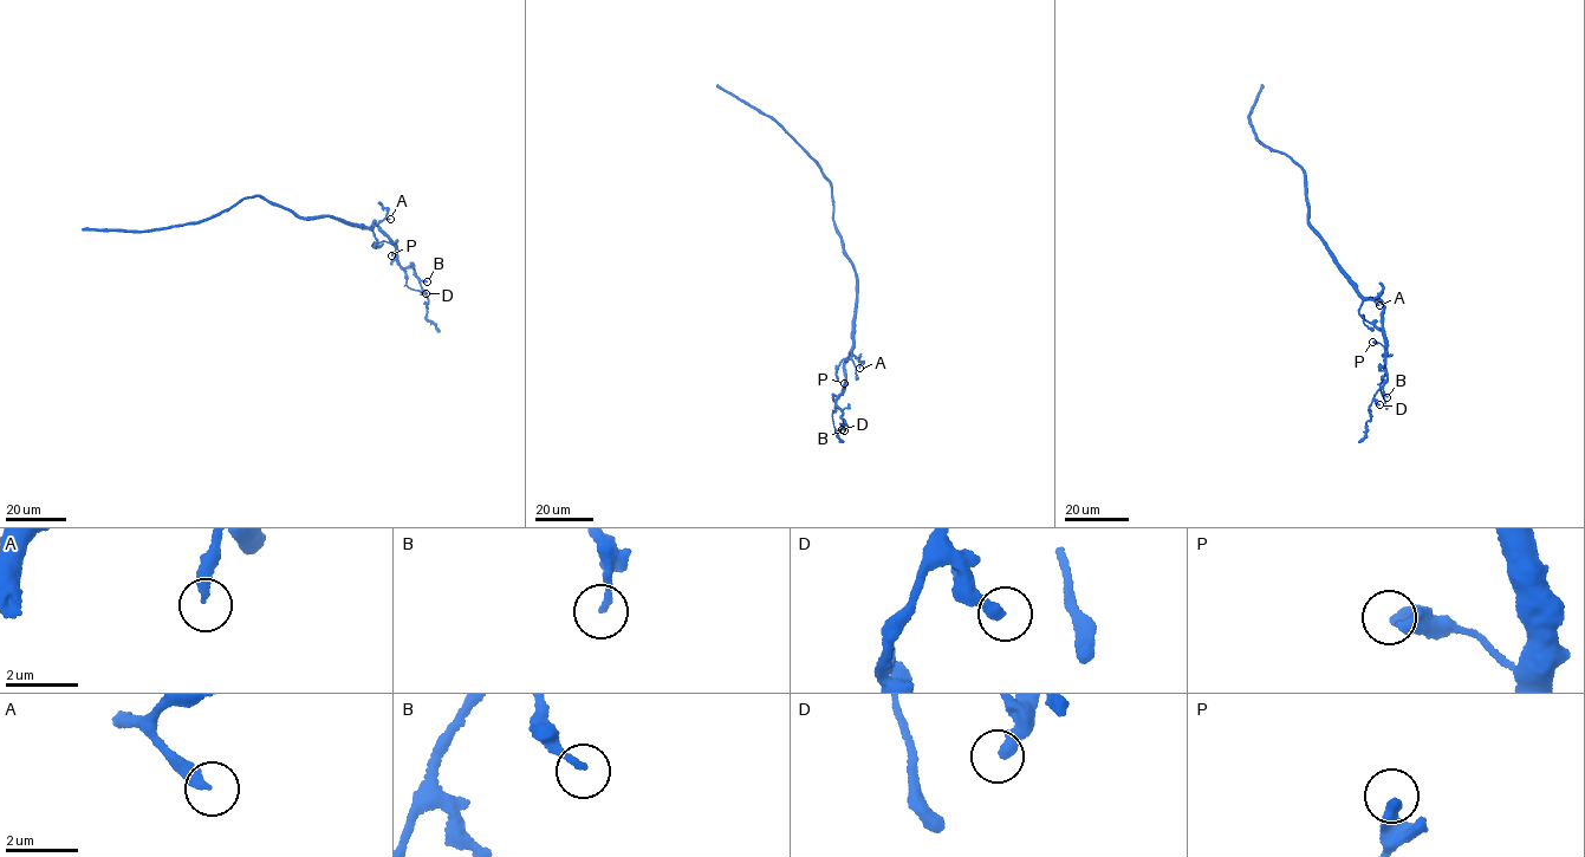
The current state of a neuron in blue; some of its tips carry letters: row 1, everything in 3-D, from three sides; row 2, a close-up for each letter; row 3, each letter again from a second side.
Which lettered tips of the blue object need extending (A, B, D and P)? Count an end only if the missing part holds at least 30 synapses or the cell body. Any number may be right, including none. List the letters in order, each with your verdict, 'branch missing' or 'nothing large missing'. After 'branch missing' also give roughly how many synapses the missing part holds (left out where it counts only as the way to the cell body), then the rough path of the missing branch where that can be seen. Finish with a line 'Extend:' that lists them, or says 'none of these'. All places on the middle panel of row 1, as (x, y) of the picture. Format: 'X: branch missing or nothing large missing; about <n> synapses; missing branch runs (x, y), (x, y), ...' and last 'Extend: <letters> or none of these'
A: branch missing; about 45 synapses; missing branch runs (859, 368), (850, 396), (843, 398)
B: nothing large missing
D: nothing large missing
P: nothing large missing
Extend: A

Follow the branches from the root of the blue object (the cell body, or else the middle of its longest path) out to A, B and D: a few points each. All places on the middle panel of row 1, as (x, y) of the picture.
A: (852, 265), (857, 296), (852, 355), (859, 359), (859, 368)
B: (852, 265), (857, 296), (853, 342), (844, 364), (843, 390), (836, 398), (844, 430)
D: (852, 265), (857, 296), (853, 342), (844, 364), (843, 390), (836, 398), (844, 420), (842, 429)

